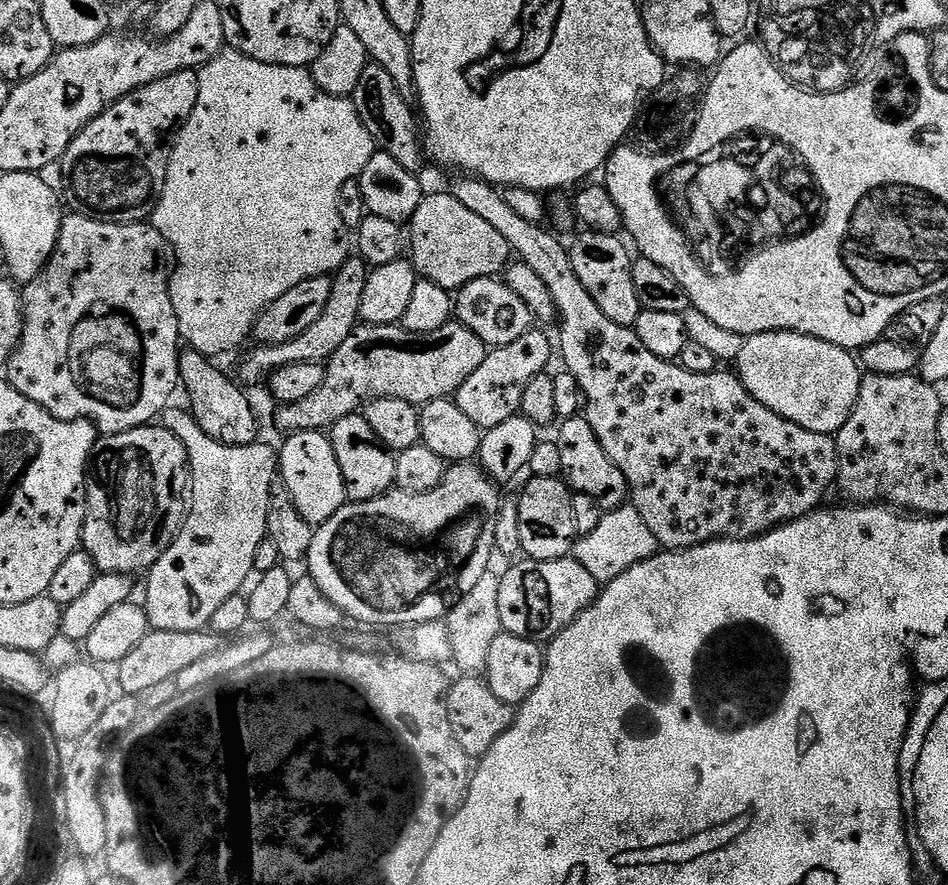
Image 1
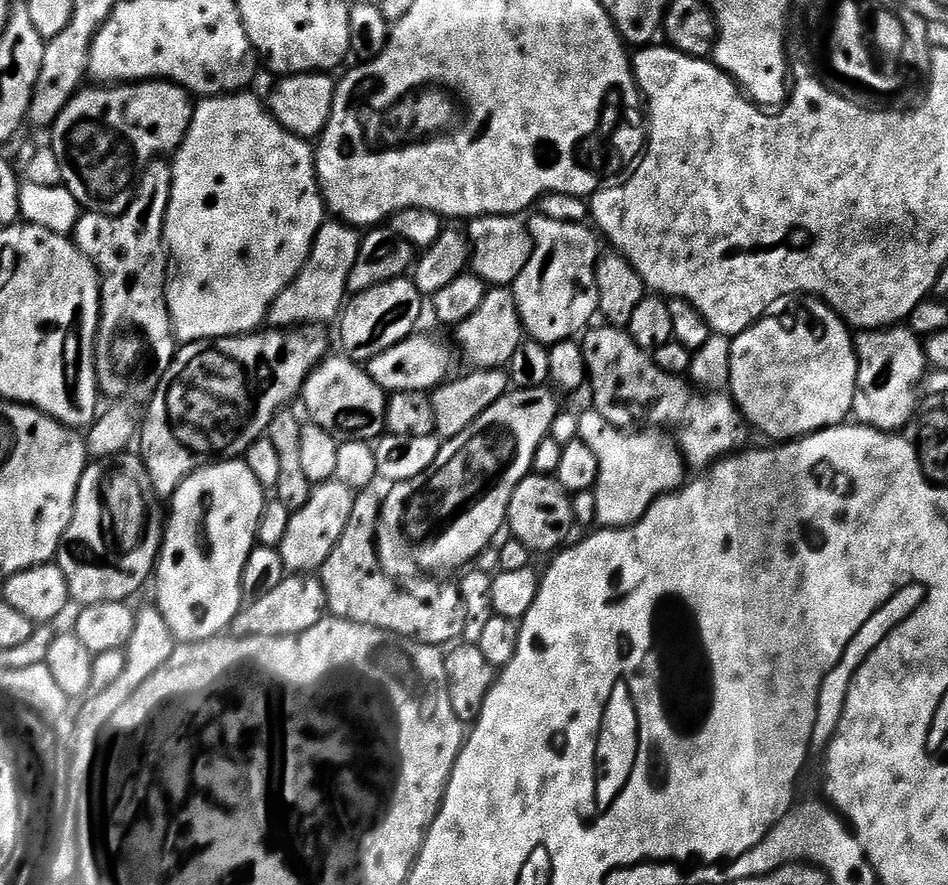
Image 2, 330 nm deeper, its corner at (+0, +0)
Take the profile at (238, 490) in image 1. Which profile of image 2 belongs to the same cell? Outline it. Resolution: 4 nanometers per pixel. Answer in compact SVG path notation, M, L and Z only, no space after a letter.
M240 458L205 464L176 487L170 498L172 513L169 511L166 516L164 543L160 545L160 558L154 569L154 604L162 618L166 618L166 626L170 626L177 641L209 640L211 636L231 629L232 619L242 607L242 570L246 566L246 558L250 558L252 549L257 547L256 531L265 503L266 489L260 485L258 478L254 478L248 463Z

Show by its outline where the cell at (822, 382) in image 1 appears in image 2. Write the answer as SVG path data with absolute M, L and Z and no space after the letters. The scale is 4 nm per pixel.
M796 298L789 304L792 305L781 316L765 314L745 332L731 337L727 383L730 395L749 425L769 436L772 442L798 440L823 428L845 423L852 416L858 382L858 360L849 325L819 298Z

